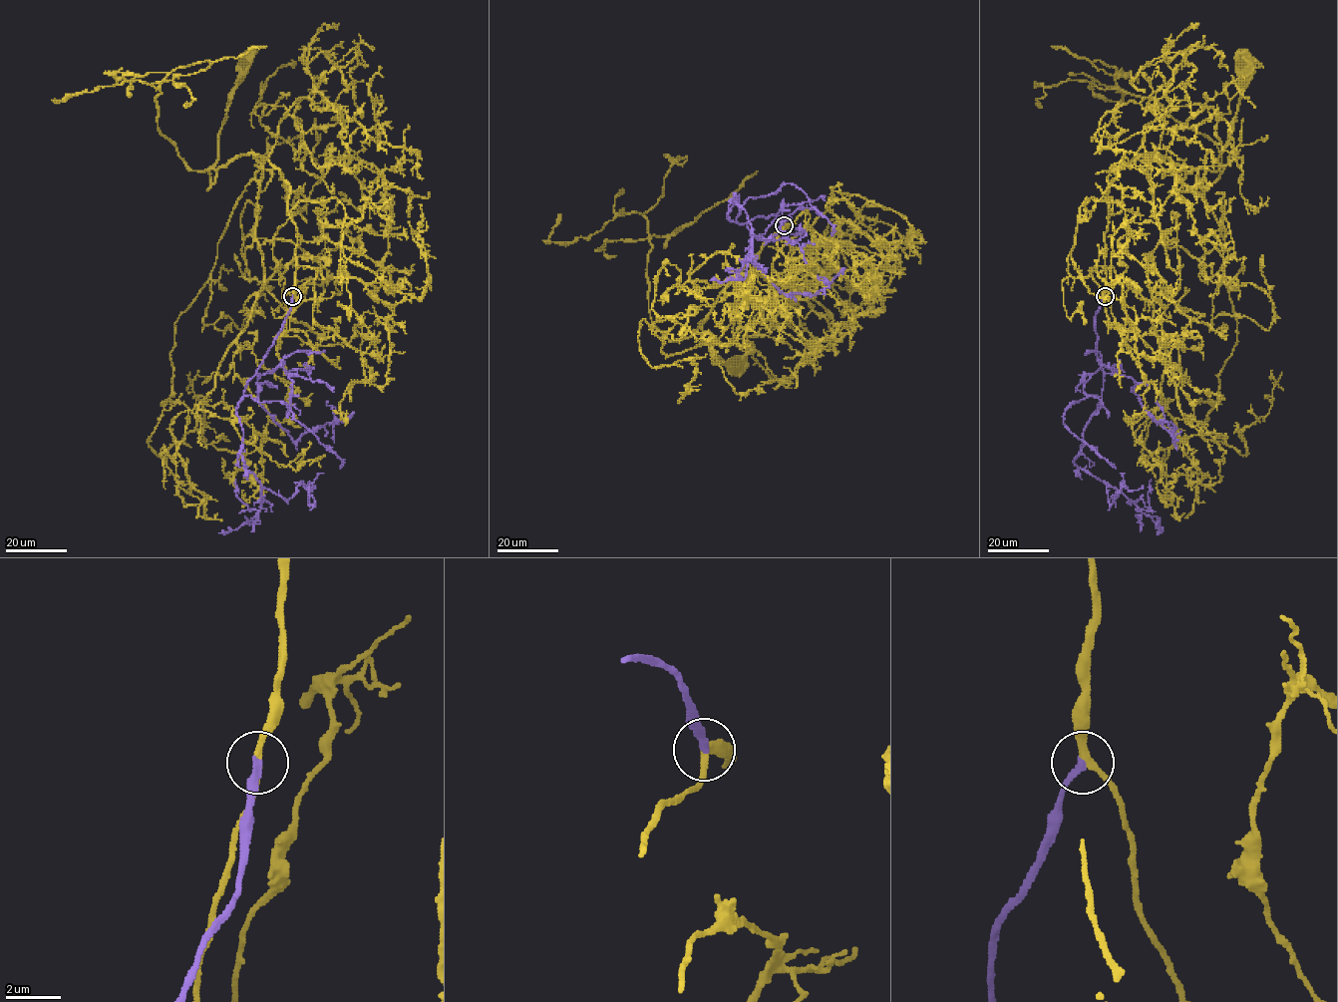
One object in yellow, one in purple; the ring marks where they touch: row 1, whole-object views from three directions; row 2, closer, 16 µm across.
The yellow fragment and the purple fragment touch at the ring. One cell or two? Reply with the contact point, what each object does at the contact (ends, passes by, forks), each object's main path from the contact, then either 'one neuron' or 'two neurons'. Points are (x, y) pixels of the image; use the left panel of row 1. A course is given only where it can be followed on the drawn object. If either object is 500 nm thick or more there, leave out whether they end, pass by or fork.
(292, 296) | yellow passes by | purple ends | yellow via (292, 296), (297, 232), (281, 173), (264, 157), (238, 155), (219, 166), (209, 188), (219, 131), (244, 65) | purple via (292, 296), (236, 414), (243, 464), (261, 487), (286, 500), (303, 484), (314, 500), (310, 505), (310, 482) | one neuron

